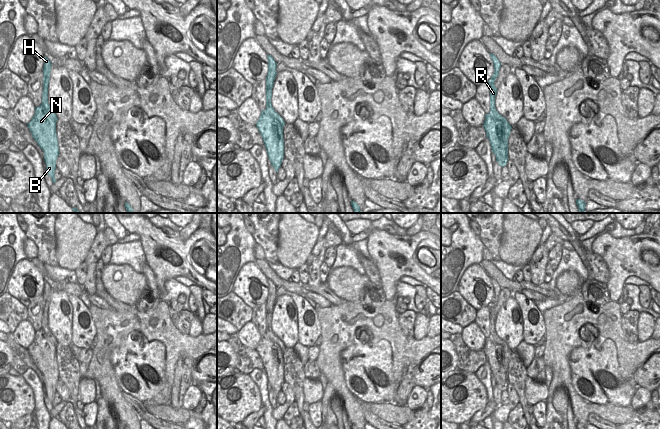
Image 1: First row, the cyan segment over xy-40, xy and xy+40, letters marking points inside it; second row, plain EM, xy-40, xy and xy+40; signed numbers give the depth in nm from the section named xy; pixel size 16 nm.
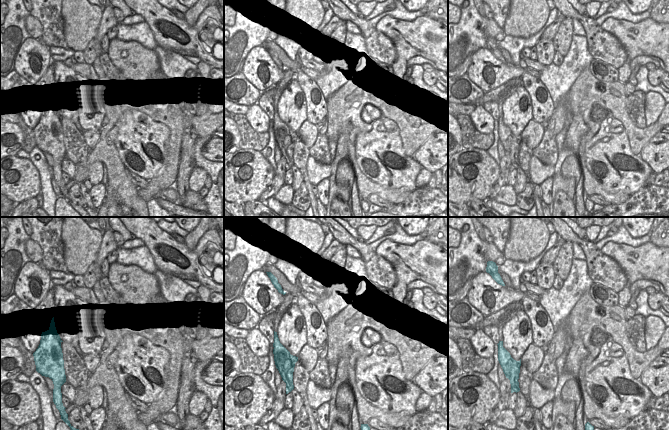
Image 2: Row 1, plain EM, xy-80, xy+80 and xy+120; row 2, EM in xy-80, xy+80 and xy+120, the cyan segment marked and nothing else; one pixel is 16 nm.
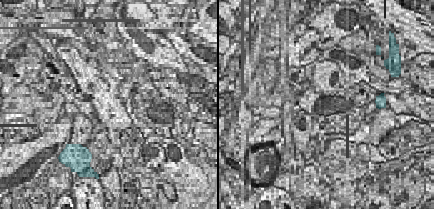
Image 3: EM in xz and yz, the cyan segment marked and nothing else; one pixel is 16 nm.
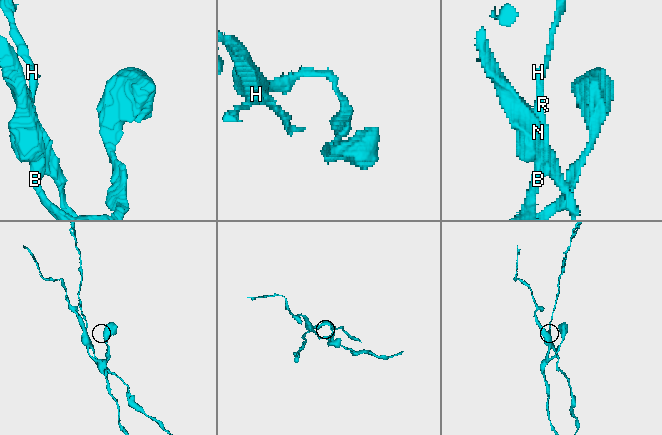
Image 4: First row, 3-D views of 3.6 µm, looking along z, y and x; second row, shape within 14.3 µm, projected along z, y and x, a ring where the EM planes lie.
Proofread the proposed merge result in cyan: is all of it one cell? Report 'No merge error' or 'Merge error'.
Merge error.

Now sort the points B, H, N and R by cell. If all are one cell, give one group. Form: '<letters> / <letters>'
B N / H R

